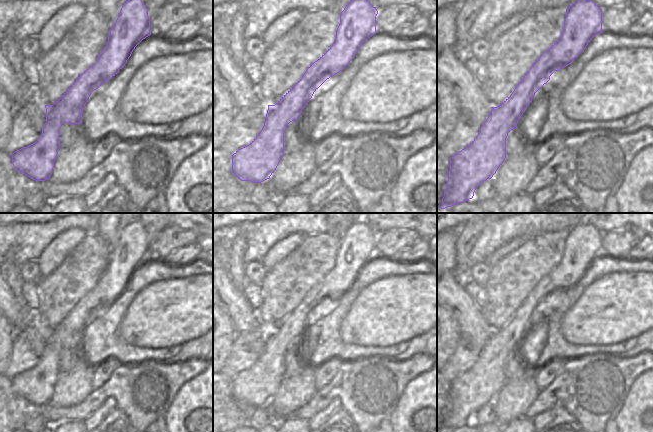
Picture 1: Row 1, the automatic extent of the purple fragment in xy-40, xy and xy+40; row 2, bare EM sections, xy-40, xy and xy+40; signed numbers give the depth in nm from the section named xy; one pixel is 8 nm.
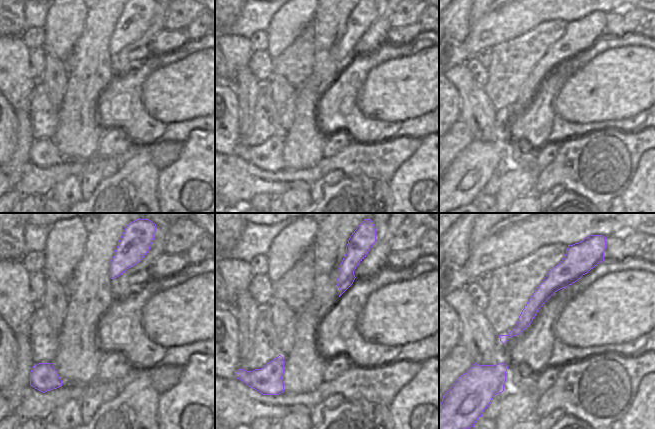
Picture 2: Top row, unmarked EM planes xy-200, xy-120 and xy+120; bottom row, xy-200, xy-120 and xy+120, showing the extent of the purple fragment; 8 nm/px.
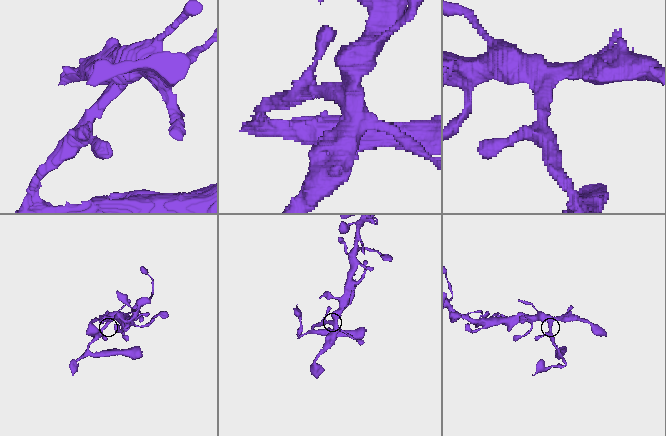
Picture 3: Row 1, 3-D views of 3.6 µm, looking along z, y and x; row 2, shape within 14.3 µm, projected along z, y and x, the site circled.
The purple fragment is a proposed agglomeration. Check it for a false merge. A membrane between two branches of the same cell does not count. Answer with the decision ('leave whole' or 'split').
split

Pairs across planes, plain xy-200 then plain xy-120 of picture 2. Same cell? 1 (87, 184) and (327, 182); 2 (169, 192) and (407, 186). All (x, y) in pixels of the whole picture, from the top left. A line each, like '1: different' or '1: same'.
1: same
2: same

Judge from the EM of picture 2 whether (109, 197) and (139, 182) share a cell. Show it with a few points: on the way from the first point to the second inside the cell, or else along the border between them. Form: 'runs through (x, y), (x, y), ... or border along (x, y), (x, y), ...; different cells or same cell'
runs through (116, 197), (120, 196), (132, 185); same cell

